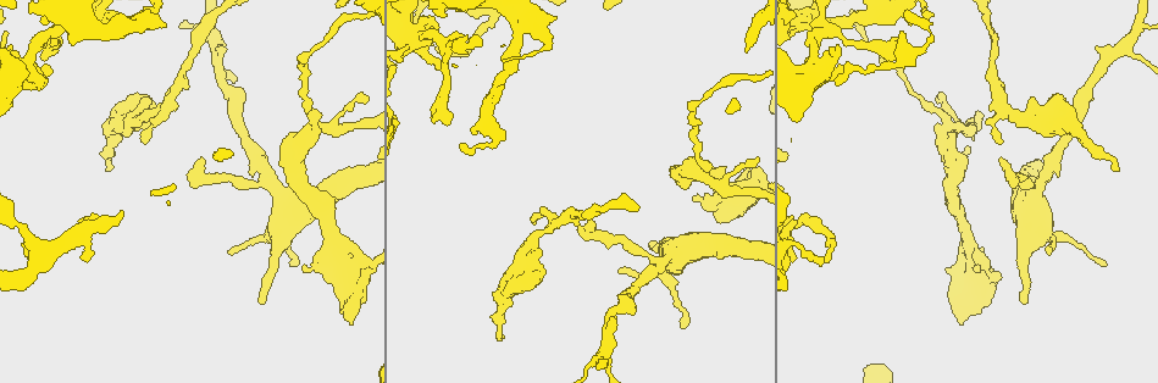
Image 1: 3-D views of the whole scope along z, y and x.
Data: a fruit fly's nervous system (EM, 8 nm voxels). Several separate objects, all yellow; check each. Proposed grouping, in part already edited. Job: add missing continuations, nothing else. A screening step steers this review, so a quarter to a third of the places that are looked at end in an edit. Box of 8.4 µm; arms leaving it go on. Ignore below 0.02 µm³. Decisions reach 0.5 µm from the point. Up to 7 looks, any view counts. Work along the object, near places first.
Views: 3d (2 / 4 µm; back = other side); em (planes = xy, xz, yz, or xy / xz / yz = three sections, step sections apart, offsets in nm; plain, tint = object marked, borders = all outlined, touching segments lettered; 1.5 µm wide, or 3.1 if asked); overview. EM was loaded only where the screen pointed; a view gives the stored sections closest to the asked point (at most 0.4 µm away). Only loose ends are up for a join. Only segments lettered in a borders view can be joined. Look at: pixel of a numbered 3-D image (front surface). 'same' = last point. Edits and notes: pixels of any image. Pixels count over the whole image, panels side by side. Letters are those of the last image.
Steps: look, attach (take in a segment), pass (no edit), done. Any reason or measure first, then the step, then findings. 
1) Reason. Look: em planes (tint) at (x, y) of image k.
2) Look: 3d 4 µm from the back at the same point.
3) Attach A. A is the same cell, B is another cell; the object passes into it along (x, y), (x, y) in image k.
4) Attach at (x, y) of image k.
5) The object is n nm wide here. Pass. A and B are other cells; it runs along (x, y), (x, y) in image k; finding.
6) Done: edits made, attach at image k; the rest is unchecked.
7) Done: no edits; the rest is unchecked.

Thin end. Look: 3d 4 µm at (620, 268) of image 1.

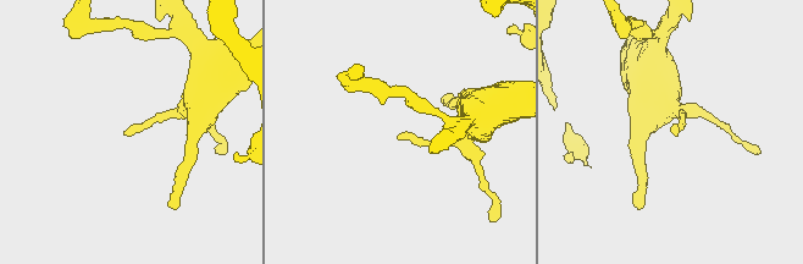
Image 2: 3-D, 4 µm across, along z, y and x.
Need the tissue. Look: em yz step 8 (tint) at (128, 134) of image 2.

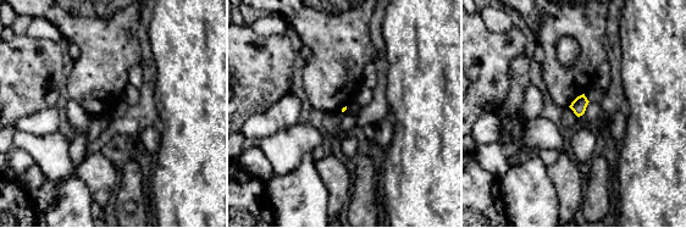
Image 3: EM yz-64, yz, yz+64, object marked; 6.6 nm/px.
Look: em planes (borders) at the same point.

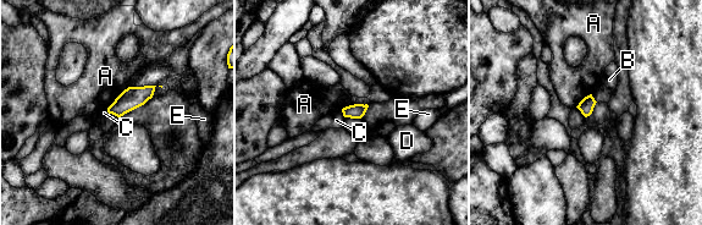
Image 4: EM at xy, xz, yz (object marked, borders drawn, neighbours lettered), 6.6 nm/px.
Pass. A, B, C, D and E are other cells; a border runs along (128, 86), (106, 109) in image 4; none of them fits.

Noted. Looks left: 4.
Thin end. Look: em planes (borders) at (998, 141) of image 1.

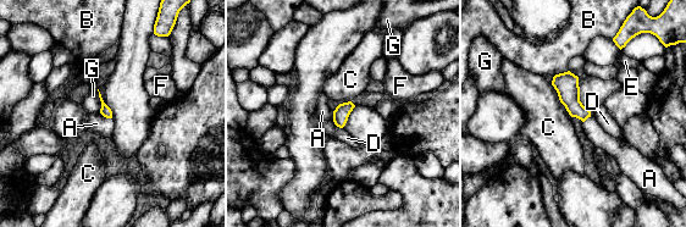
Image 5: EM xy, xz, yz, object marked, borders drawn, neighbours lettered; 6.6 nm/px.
The longest contact is with C, 260 nm. Pass. A, B, C, D, E, F and G are other cells; a border runs along (99, 112), (111, 118) in image 5; none of them fits.

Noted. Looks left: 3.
Look: em planes (tint) at (498, 340) of image 1.

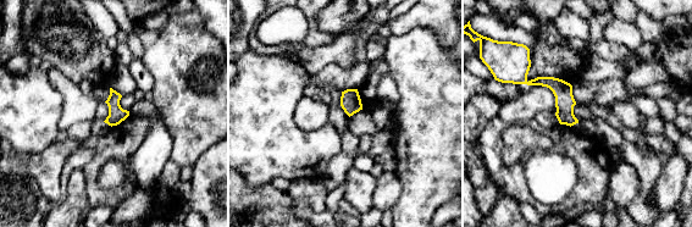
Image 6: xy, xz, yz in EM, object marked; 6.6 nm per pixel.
See the neighbours. Look: em planes (borders) at the same point.

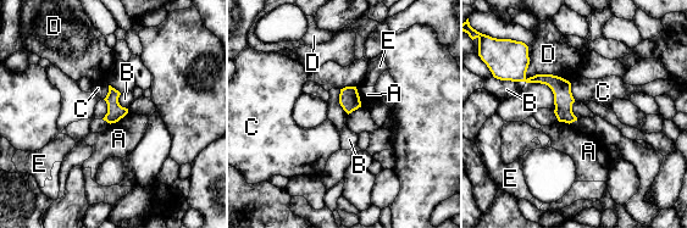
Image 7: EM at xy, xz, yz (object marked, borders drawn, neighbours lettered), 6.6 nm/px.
Pass. A, B, C, D and E are other cells; a border runs along (500, 79), (526, 82) in image 7; no lettered segment goes on from it.

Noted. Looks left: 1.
Done: no edits; the rest is unchecked.

